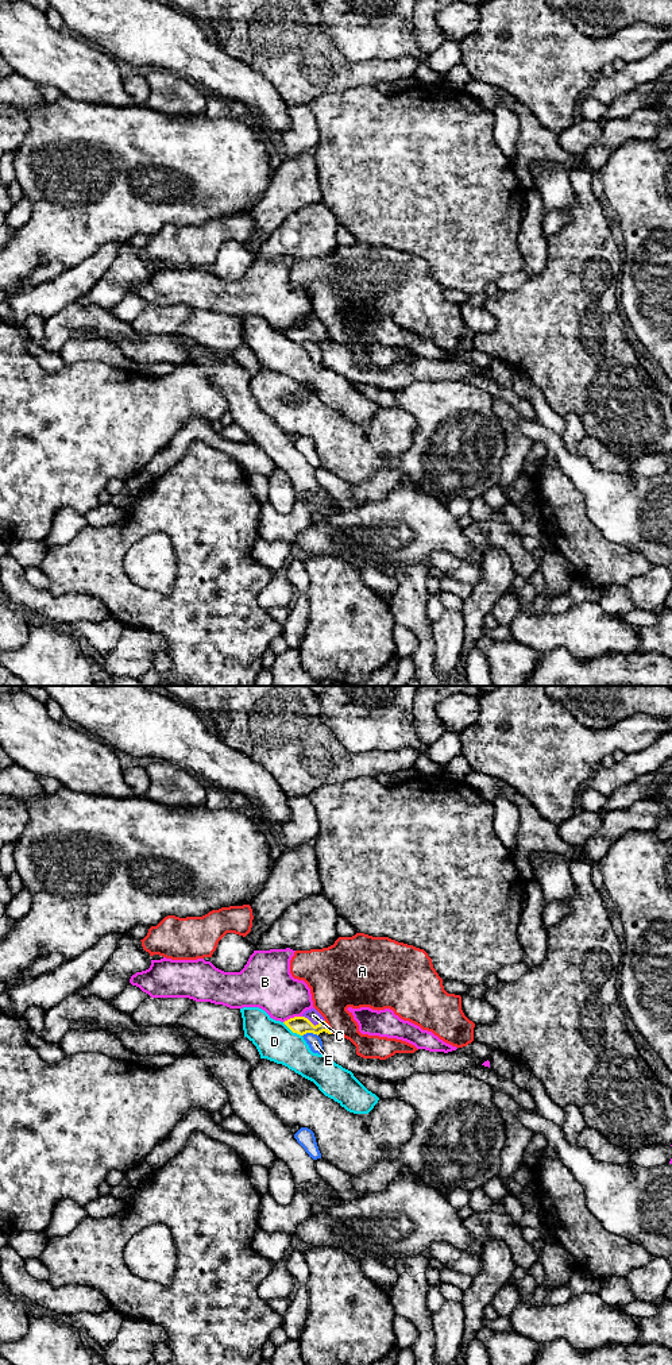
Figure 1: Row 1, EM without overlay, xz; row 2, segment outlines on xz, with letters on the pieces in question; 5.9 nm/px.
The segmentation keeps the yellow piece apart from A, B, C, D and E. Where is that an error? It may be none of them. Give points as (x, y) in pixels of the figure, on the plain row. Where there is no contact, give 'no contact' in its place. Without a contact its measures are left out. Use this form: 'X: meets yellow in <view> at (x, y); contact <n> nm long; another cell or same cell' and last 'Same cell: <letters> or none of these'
A: meets yellow in xz at (328, 336); contact 90 nm long; another cell
B: meets yellow in xz at (292, 327); contact 120 nm long; another cell
C: meets yellow in xz at (312, 332); contact 140 nm long; same cell
D: meets yellow in xz at (292, 339); contact 150 nm long; another cell
E: meets yellow in xz at (309, 340); contact 100 nm long; another cell
Same cell: C

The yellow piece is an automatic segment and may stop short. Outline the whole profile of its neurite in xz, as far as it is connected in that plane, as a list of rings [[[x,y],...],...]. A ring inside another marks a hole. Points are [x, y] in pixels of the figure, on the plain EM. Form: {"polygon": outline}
{"polygon": [[[306,319],[301,325],[294,325],[283,331],[293,342],[304,344],[306,342],[320,343],[323,340],[332,343],[324,325],[316,319]]]}

